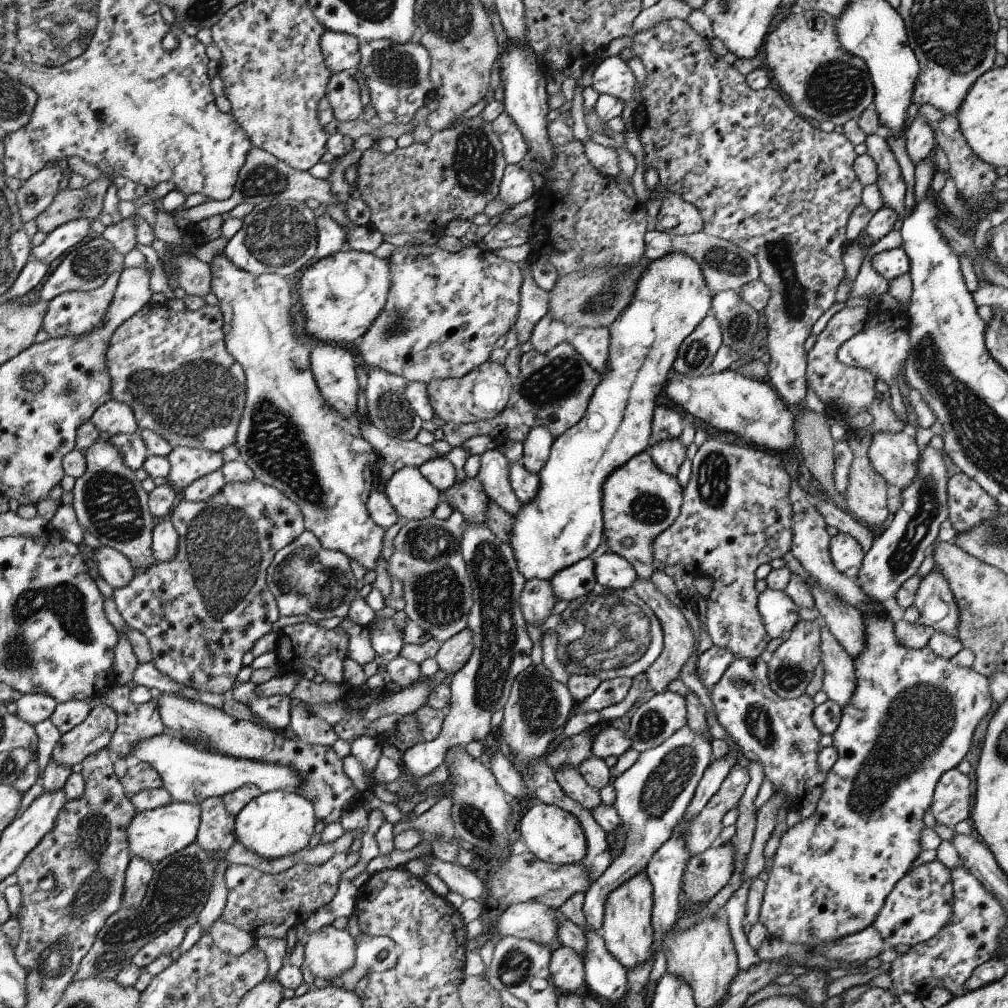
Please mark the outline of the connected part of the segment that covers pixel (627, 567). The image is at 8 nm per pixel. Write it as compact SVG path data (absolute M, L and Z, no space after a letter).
M612 551L600 556L594 554L595 580L598 584L614 590L632 587L637 578L634 567L619 554Z

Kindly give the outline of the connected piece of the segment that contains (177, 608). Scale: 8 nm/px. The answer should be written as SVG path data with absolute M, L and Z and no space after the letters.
M255 478L247 483L227 483L214 498L206 502L193 503L180 498L168 518L172 520L179 534L176 556L167 563L155 562L150 568L135 569L135 577L132 582L128 583L128 586L114 589L114 602L127 626L139 630L148 639L153 654L153 664L166 678L173 678L205 693L224 694L233 687L232 684L234 684L238 672L242 670L242 656L253 648L257 640L272 630L272 624L280 617L278 600L267 585L267 570L272 564L275 554L290 545L306 530L306 519L303 517L300 506L292 502L292 499L289 499L276 487L265 485Z

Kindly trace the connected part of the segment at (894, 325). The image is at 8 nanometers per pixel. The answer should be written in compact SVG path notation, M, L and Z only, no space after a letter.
M880 308L872 309L872 316L869 316L864 328L846 342L843 342L837 350L837 358L840 362L851 367L864 367L868 369L876 379L885 380L889 386L890 406L897 416L907 425L907 406L899 389L900 370L907 359L911 342L909 337L909 321L906 315L894 314Z

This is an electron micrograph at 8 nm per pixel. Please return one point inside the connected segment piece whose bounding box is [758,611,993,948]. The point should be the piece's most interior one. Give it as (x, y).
(912, 716)

